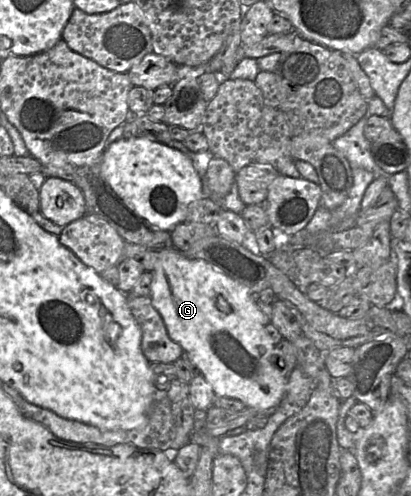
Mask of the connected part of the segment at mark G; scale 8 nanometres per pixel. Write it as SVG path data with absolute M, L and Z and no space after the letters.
M176 248L159 251L152 273L150 298L160 314L169 337L178 343L210 383L215 396L242 401L247 408L276 409L286 394L288 377L282 373L283 358L273 357L275 345L265 330L264 317L255 294L218 267L202 259L191 259Z

